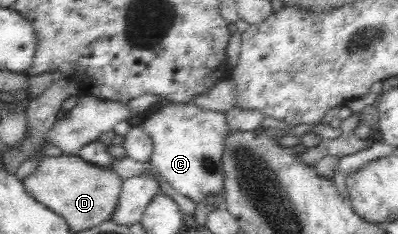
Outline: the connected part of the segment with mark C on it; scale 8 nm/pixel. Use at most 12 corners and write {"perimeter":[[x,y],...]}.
{"perimeter":[[173,102],[141,126],[195,204],[222,195],[226,113]]}

